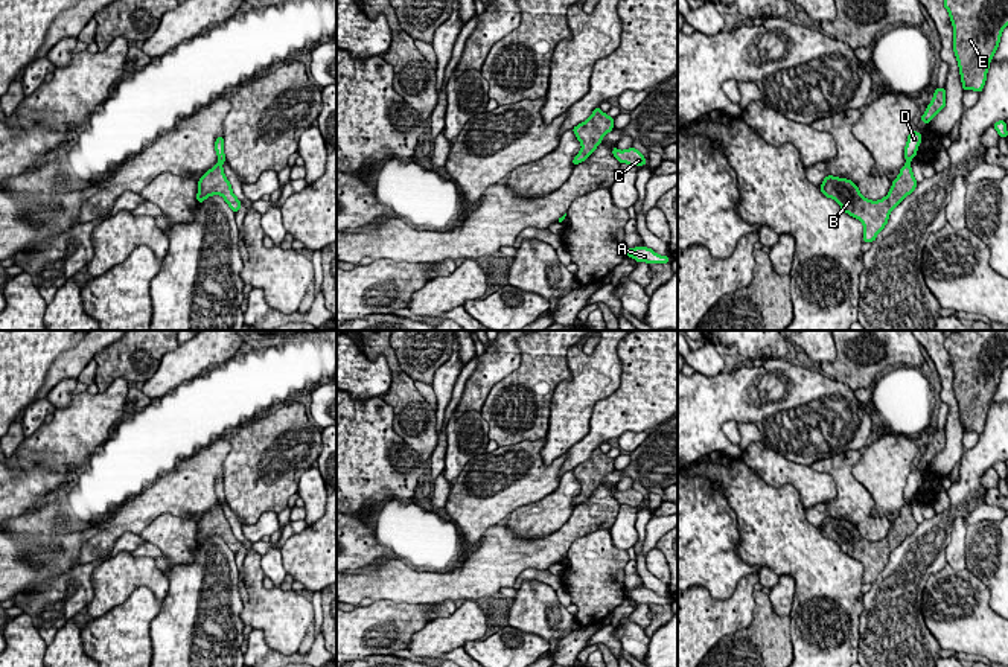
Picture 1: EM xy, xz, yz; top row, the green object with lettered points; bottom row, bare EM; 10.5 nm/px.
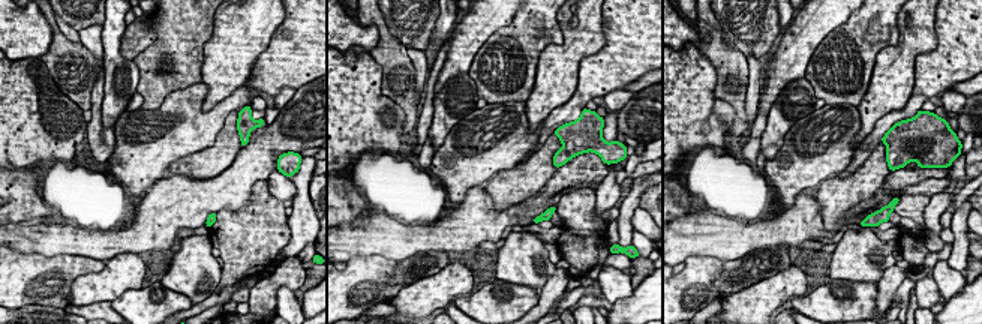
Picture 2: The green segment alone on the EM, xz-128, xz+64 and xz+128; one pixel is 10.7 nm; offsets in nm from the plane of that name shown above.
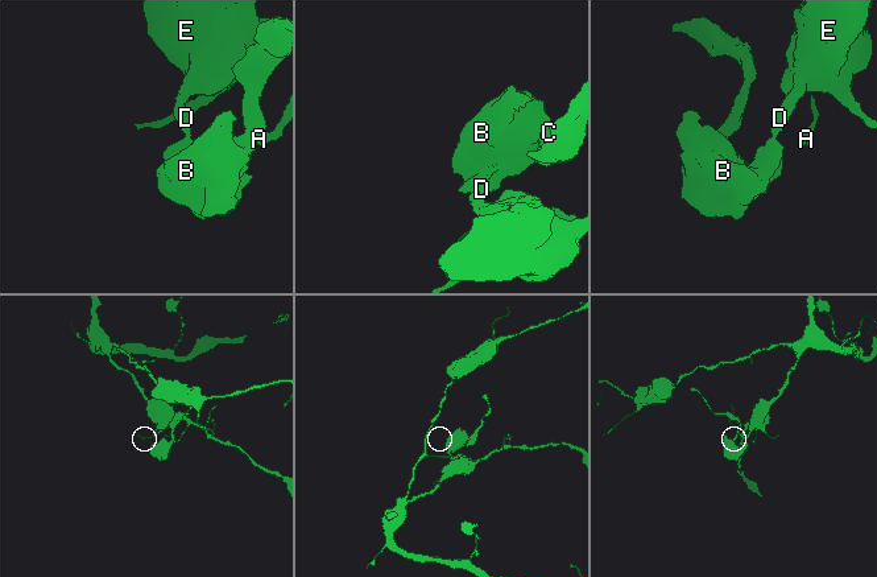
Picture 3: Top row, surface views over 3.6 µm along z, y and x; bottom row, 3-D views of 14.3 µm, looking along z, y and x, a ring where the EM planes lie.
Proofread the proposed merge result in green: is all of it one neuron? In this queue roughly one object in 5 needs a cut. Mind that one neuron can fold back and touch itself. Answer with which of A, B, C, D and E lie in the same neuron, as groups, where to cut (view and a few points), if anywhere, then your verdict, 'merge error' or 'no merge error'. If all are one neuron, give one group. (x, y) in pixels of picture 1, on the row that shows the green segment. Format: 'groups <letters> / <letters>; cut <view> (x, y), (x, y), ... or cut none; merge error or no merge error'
groups A D E / B C; cut yz (906, 162), (909, 163); merge error

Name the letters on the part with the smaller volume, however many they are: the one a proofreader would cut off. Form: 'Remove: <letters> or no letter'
Remove: B, C

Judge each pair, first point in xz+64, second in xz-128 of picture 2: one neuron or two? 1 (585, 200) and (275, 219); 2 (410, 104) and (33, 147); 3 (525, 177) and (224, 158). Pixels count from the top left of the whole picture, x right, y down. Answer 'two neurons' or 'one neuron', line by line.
1: one neuron
2: two neurons
3: one neuron

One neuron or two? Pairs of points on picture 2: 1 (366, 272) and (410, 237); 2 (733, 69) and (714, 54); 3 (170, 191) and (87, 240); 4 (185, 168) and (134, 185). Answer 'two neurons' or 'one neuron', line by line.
1: two neurons
2: one neuron
3: one neuron
4: two neurons

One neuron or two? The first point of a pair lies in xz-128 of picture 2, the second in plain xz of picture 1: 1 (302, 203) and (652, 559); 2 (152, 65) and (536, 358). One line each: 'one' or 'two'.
1: one
2: one

